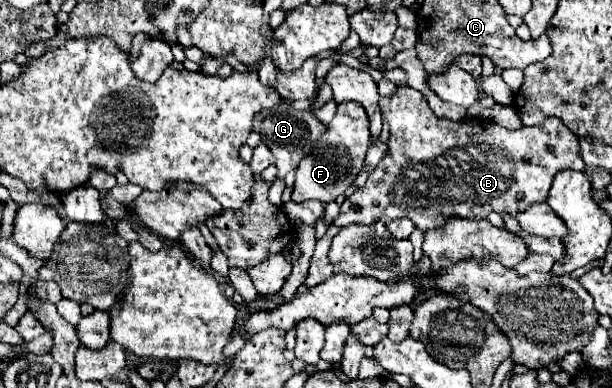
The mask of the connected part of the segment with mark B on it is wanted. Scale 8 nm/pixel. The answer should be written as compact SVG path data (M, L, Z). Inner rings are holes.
M398 86L398 92L394 94L394 96L390 96L390 98L380 98L380 110L382 110L382 114L386 116L386 120L388 120L388 124L390 124L390 140L388 140L388 146L390 146L390 152L384 156L384 160L380 160L380 164L376 166L376 170L370 174L370 178L366 180L366 184L360 188L360 190L356 190L350 198L346 198L344 202L342 202L342 206L340 206L340 214L338 214L338 218L334 218L332 220L332 224L334 226L338 226L338 228L342 228L342 226L346 226L346 224L372 224L372 222L378 222L378 220L382 220L382 222L392 222L392 220L396 220L396 218L410 218L414 224L416 224L416 228L420 228L422 232L426 232L426 230L432 230L432 228L438 228L440 224L444 224L442 220L448 220L450 216L460 216L460 218L486 218L490 212L498 212L498 214L502 214L502 212L508 212L508 214L516 214L520 208L526 208L528 204L532 204L532 202L544 202L546 198L548 198L548 190L550 190L550 184L552 184L552 180L554 180L554 176L556 176L556 172L560 172L560 170L582 170L584 168L584 162L580 160L580 156L578 156L578 152L576 152L576 136L568 130L568 128L564 128L564 124L560 124L560 120L556 120L556 118L548 118L548 120L544 120L542 124L538 124L538 126L524 126L524 128L520 128L520 130L506 130L506 128L502 128L502 126L498 126L498 124L490 124L490 122L480 122L480 120L476 120L476 118L464 118L464 120L458 120L458 122L454 122L454 120L448 120L448 118L438 118L434 112L432 112L432 108L428 106L428 102L426 102L426 98L418 92L418 90L414 90L414 88L410 88L410 86Z

